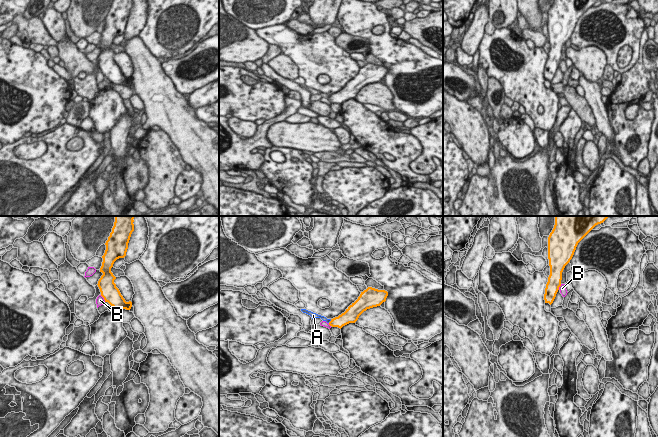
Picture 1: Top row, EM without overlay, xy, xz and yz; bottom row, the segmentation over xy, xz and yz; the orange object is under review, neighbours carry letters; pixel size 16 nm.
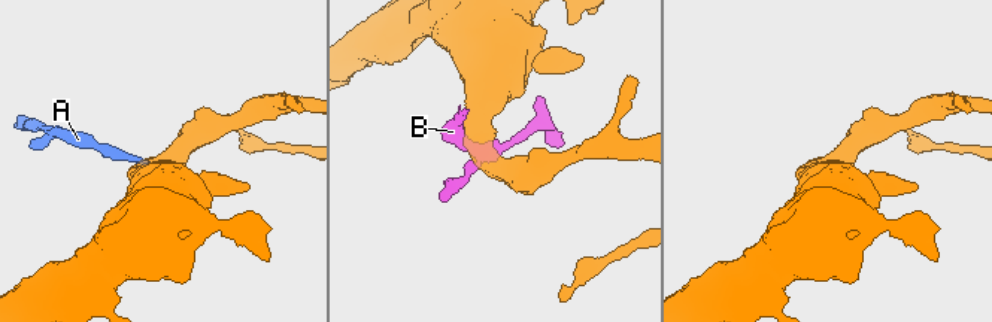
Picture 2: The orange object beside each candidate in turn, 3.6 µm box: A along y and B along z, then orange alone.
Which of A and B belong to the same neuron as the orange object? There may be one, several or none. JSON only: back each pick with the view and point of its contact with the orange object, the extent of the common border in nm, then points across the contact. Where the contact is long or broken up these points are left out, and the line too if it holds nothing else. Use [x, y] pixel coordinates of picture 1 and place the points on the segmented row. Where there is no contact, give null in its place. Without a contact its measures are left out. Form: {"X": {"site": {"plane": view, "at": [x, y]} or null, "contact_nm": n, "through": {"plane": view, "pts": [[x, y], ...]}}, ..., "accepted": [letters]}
{"accepted": []}

